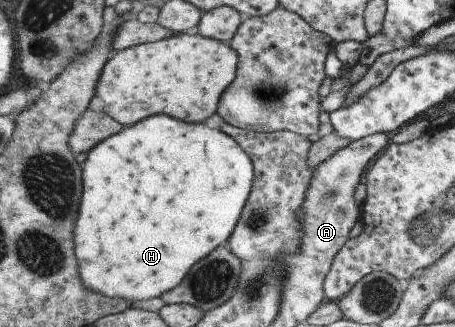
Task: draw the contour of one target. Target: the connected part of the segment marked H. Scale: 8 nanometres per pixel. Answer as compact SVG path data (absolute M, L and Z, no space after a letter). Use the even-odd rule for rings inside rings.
M166 115L126 126L96 145L82 167L84 199L74 235L82 281L92 291L133 303L172 291L198 261L232 238L256 179L251 156L221 127L188 125Z

